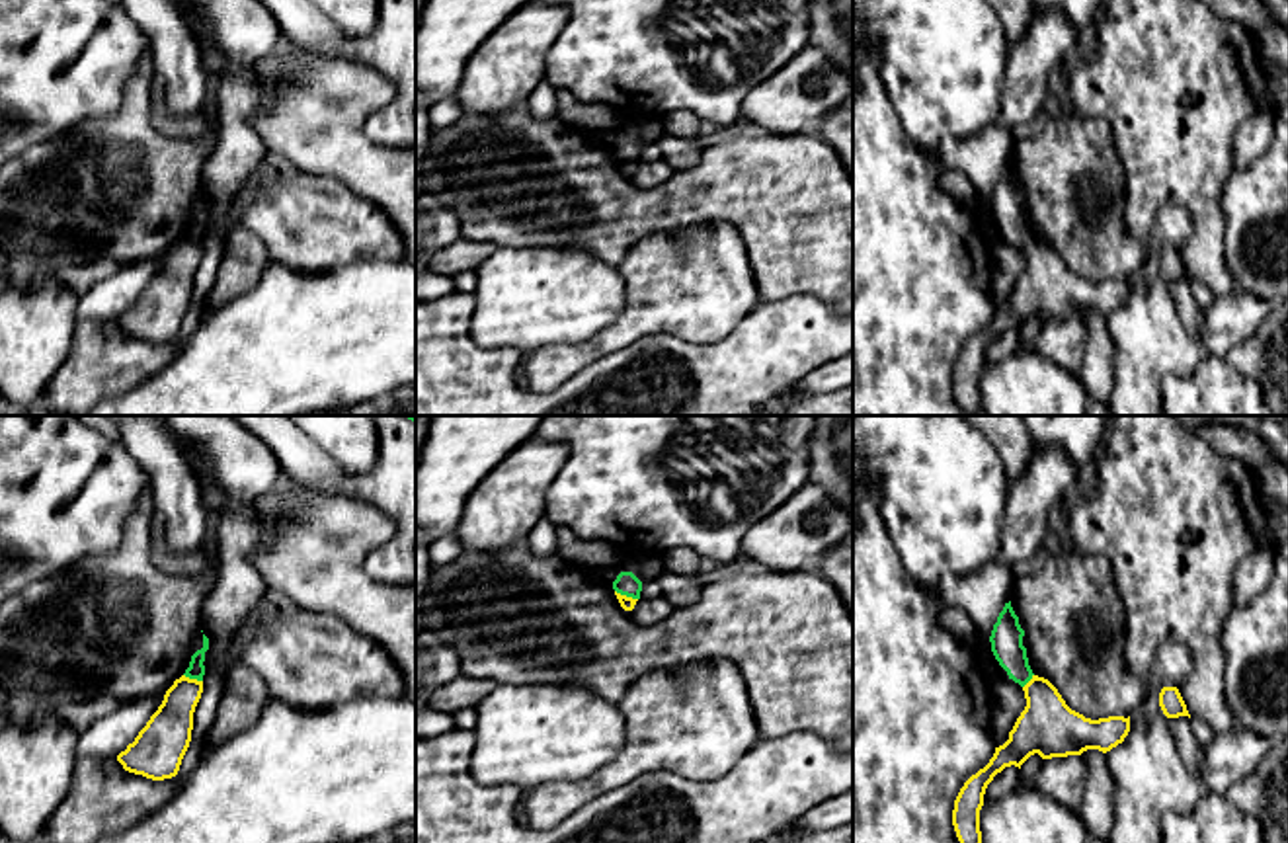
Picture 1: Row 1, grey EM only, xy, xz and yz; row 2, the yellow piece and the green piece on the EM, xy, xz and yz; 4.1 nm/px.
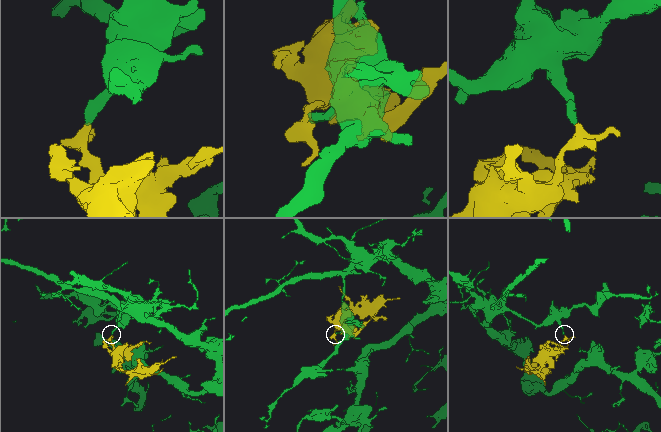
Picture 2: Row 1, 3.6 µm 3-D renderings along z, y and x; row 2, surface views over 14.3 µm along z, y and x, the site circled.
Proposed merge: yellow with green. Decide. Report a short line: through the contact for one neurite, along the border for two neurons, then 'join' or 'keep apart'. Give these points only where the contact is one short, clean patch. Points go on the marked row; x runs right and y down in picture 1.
line xz (627, 603), (625, 596), (627, 584); join

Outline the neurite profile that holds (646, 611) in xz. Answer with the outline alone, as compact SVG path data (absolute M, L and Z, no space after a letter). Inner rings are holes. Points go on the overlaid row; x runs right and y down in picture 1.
M660 595L654 599L640 597L630 613L638 624L658 624L665 617L669 617L671 611L673 611L673 607L669 605L669 601Z

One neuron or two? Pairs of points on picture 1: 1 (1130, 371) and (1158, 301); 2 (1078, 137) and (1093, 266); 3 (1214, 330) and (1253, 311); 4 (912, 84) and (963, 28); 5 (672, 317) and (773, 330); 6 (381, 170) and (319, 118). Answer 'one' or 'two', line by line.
1: one
2: one
3: one
4: one
5: two
6: one

